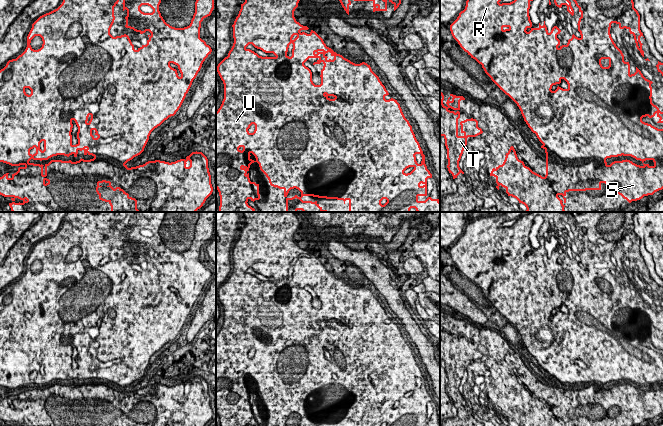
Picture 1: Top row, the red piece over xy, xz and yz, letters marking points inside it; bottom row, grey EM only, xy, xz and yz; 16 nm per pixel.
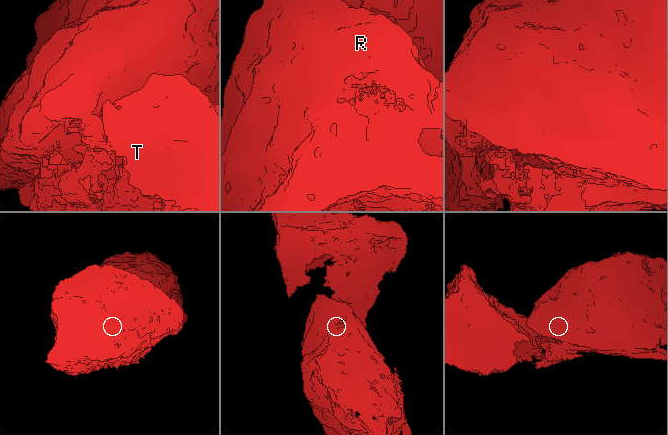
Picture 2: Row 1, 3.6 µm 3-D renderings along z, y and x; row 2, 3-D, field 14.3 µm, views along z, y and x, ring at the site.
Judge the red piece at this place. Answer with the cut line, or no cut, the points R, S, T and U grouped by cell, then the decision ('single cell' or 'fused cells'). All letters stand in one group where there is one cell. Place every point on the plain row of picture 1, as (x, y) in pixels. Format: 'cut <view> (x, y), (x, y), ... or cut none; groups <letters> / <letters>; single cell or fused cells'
cut yz (519, 327), (577, 316), (621, 340), (640, 383), (662, 379); groups R U / S T; fused cells

